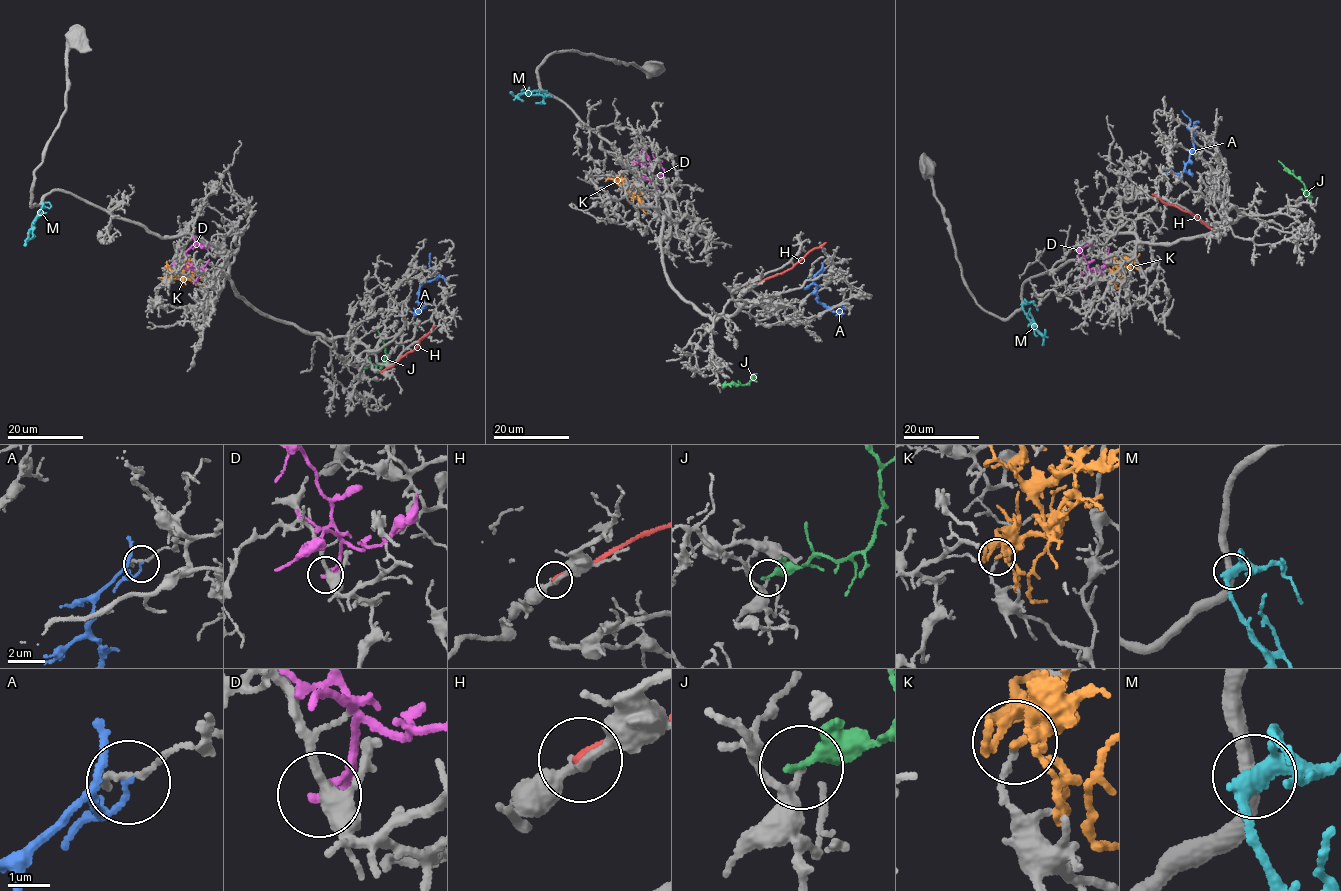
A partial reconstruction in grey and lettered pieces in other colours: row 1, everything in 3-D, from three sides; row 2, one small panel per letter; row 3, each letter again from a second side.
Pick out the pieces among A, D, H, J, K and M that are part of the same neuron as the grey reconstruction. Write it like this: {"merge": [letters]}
{"merge": []}

